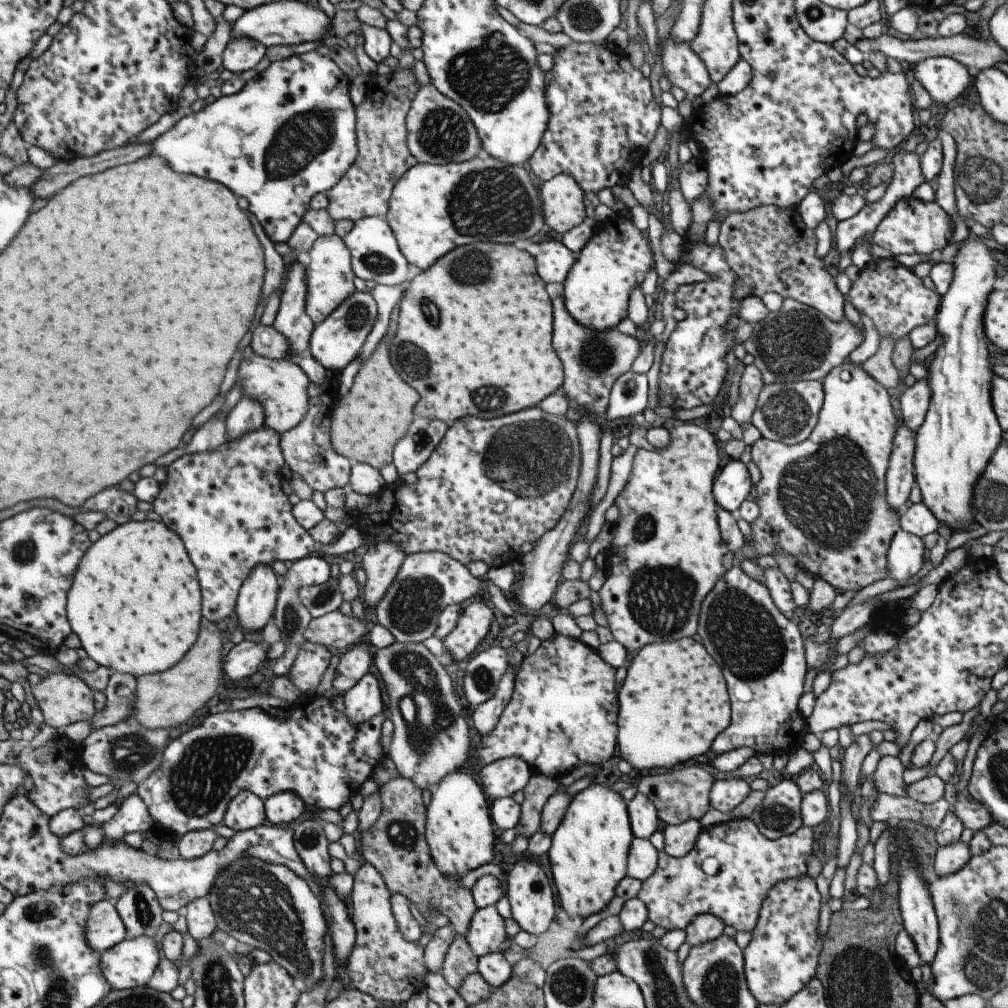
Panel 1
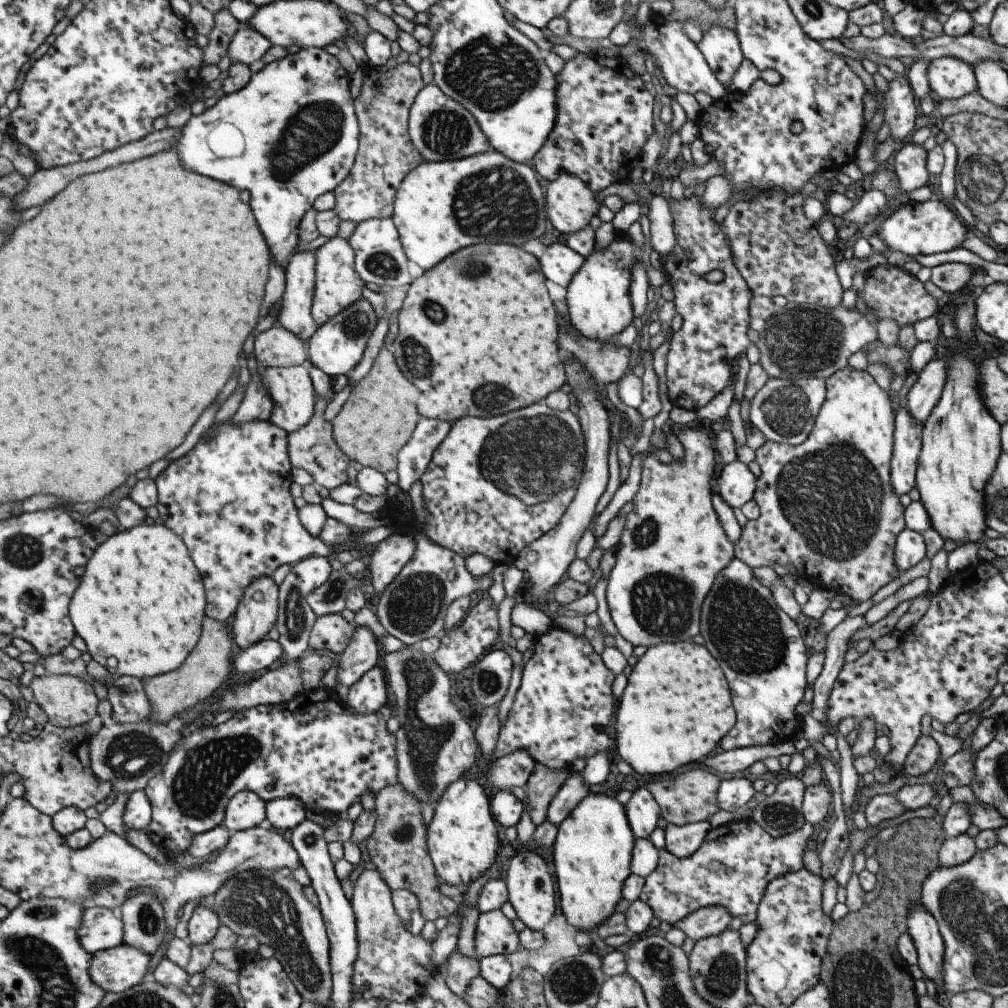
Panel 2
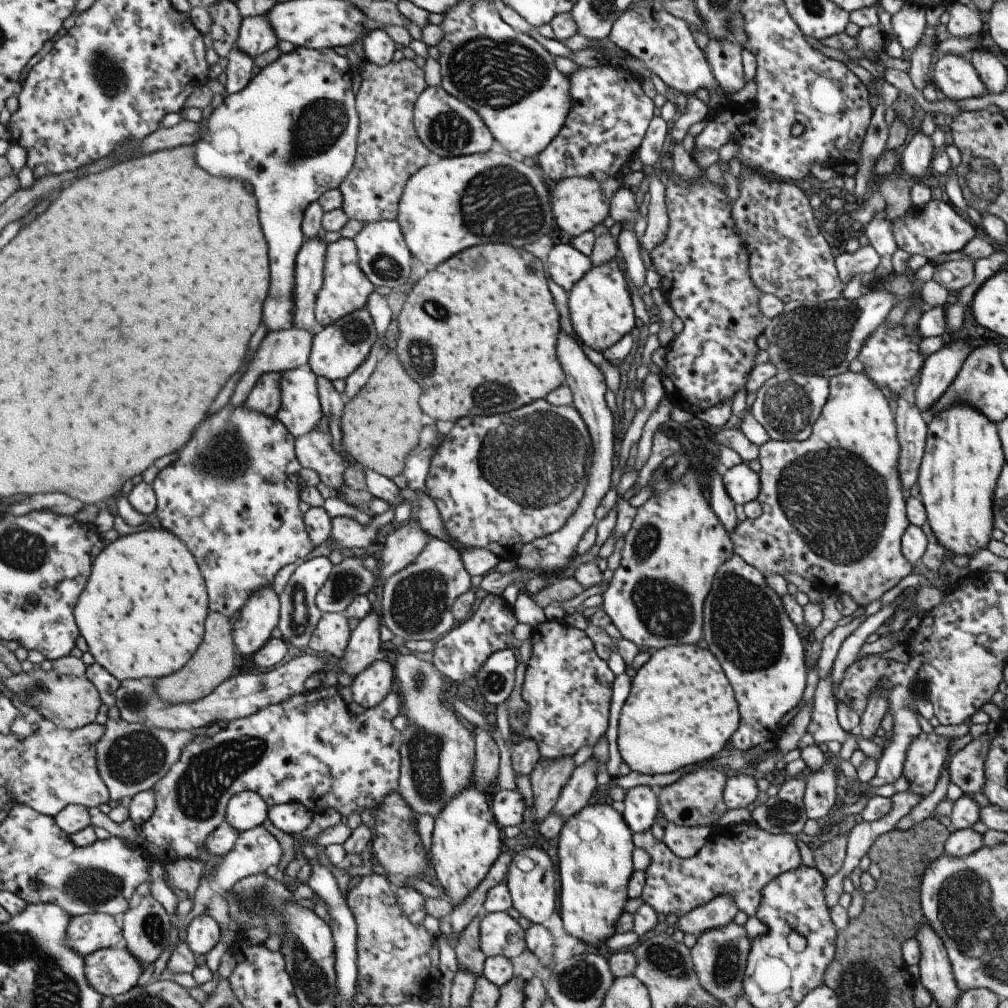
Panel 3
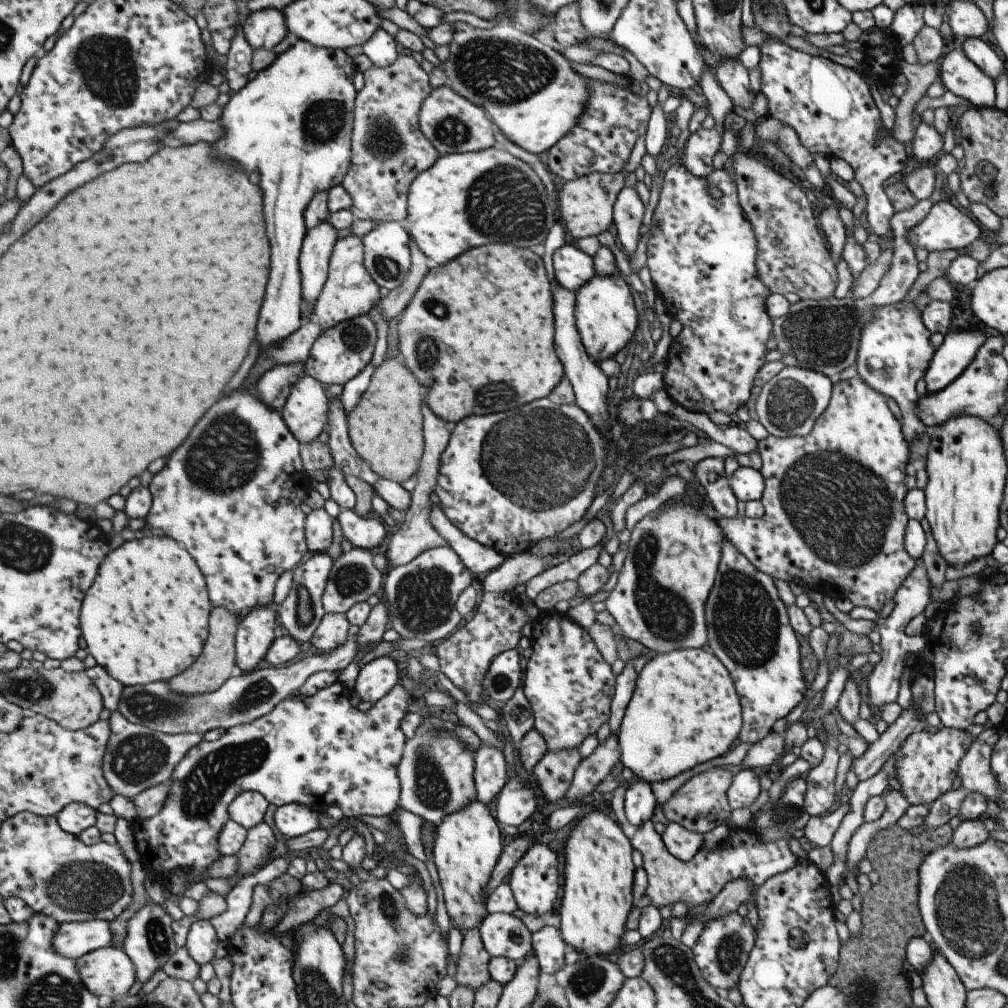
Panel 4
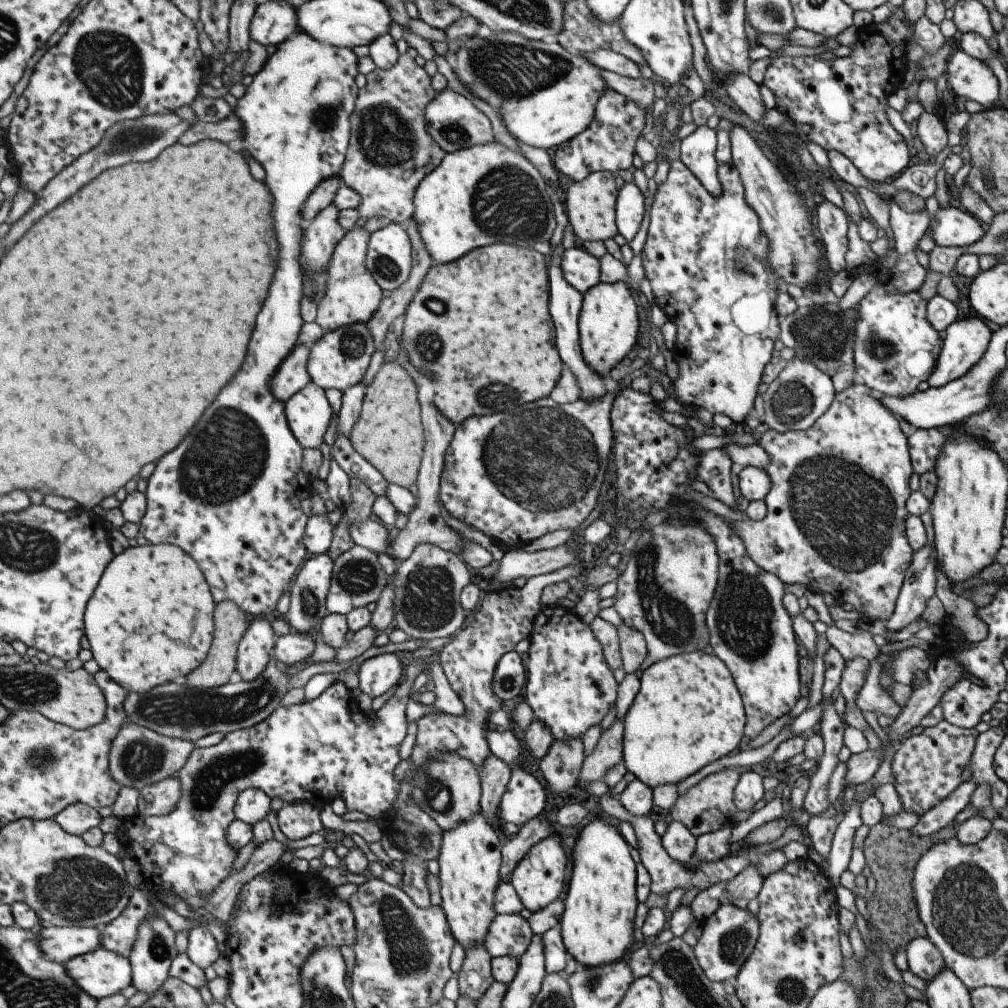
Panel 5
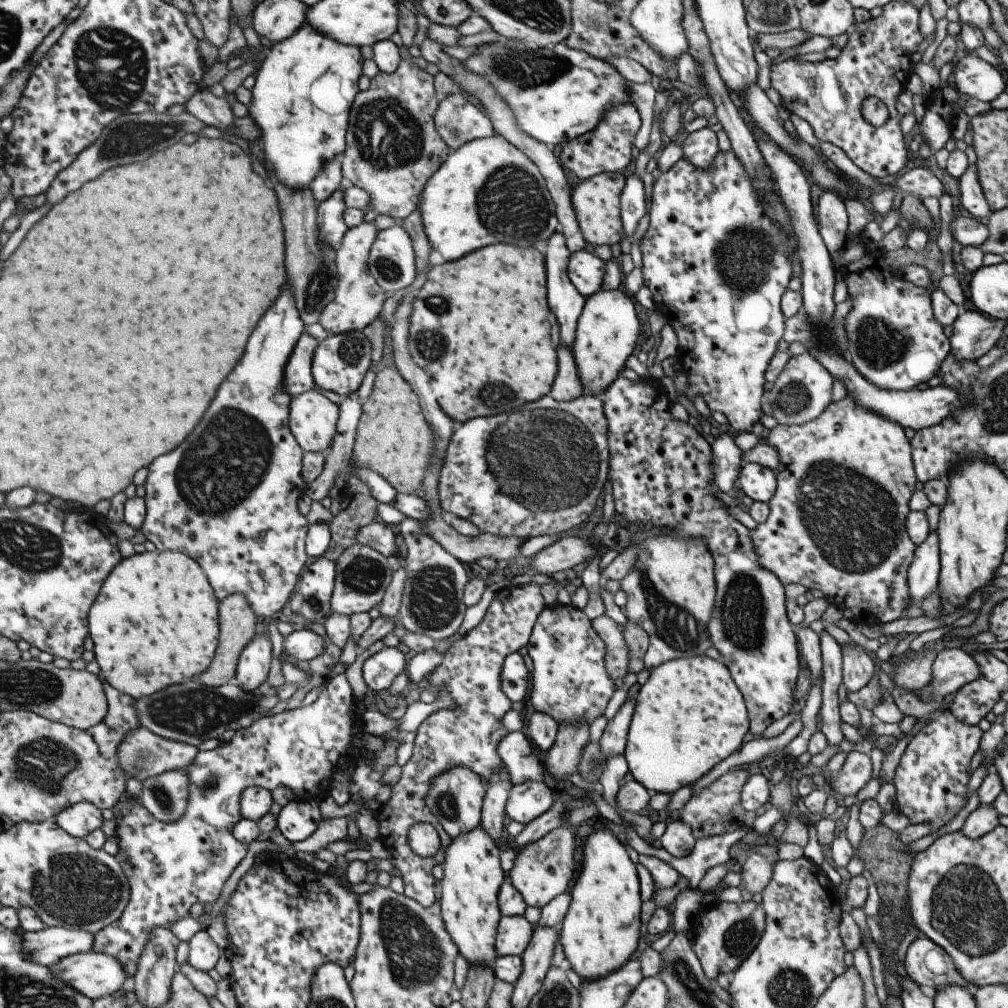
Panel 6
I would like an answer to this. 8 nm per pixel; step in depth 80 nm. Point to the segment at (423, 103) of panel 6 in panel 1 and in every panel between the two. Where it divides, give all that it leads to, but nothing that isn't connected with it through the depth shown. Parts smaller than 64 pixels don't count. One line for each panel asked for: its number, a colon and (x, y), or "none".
1: (381, 157)
2: (385, 154)
3: (388, 151)
4: (387, 150)
5: (389, 150)

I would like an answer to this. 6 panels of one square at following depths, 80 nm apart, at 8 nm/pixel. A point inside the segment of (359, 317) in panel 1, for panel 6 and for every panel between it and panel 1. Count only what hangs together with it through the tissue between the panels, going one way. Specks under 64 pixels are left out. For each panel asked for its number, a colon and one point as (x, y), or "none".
2: (335, 347)
3: (336, 350)
4: (337, 354)
5: (339, 359)
6: (338, 364)

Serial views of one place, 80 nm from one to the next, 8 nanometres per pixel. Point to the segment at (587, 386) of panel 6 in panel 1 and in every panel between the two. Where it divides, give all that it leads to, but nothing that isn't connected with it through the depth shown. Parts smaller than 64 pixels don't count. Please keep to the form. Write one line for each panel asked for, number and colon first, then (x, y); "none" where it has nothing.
1: (614, 260)
2: (598, 305)
3: (600, 310)
4: (605, 317)
5: (607, 321)

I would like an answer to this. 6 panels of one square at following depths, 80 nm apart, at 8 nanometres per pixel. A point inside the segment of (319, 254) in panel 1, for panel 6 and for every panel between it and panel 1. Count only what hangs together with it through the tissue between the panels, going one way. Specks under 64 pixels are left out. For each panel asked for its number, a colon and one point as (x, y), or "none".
2: (336, 285)
3: (344, 289)
4: (348, 291)
5: (352, 296)
6: (357, 299)

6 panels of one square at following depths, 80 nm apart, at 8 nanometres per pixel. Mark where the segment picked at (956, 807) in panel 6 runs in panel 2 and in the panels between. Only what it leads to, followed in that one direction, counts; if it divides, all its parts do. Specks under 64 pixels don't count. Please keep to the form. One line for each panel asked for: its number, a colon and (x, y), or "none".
2: (924, 753)
3: (926, 755)
4: (926, 765)
5: (925, 767)

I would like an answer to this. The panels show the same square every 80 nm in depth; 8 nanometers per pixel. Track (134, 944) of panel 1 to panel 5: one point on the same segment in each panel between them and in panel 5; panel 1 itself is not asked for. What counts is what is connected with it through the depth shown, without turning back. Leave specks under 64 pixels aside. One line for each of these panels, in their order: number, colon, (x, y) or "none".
2: (117, 969)
3: (110, 971)
4: (107, 971)
5: (99, 973)

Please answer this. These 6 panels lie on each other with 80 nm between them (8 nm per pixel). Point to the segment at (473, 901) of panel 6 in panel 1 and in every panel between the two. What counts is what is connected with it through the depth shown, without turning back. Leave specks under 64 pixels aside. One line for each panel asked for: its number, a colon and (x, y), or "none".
1: (460, 836)
2: (462, 838)
3: (465, 841)
4: (466, 844)
5: (468, 860)

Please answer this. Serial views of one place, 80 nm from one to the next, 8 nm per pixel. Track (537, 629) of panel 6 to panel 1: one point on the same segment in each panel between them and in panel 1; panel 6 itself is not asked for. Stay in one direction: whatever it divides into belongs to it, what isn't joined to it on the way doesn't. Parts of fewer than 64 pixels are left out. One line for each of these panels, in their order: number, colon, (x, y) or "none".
1: (562, 712)
2: (564, 709)
3: (567, 687)
4: (569, 687)
5: (568, 686)

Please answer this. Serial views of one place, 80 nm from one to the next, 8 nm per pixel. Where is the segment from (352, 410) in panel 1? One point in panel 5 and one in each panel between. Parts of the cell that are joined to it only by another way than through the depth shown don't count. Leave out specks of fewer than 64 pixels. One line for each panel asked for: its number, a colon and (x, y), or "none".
2: (378, 418)
3: (380, 425)
4: (385, 428)
5: (388, 434)

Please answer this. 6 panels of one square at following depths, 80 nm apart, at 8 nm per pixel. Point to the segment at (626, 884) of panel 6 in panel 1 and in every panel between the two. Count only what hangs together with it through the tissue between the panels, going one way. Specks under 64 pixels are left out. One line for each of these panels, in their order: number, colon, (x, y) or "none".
1: (588, 850)
2: (592, 847)
3: (594, 847)
4: (598, 872)
5: (596, 925)

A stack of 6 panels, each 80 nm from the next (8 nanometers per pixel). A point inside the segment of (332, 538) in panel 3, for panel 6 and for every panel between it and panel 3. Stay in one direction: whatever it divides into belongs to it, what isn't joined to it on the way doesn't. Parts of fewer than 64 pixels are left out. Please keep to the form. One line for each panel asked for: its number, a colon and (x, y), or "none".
4: (365, 533)
5: (369, 534)
6: (376, 535)

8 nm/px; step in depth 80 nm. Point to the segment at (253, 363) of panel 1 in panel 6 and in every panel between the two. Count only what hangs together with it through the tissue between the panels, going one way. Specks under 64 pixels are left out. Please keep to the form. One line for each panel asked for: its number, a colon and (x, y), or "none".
2: (290, 389)
3: (299, 411)
4: (304, 413)
5: (309, 417)
6: (312, 418)

